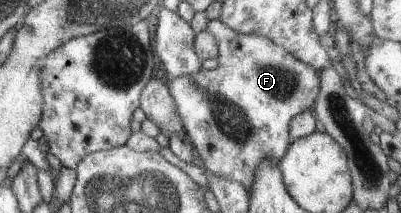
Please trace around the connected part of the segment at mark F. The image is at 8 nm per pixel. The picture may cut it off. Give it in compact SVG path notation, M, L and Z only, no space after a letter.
M220 19L209 20L207 24L207 30L211 32L218 41L219 55L216 59L216 67L214 69L200 69L198 72L189 75L180 75L178 77L171 78L167 87L171 92L172 98L174 98L179 117L182 119L185 131L187 132L187 138L189 142L197 149L201 160L204 162L208 171L224 176L228 180L238 181L246 187L249 194L251 184L253 183L254 169L257 169L258 165L261 165L262 161L272 161L273 163L280 162L281 158L286 154L289 147L289 124L292 118L302 111L313 110L313 104L320 92L320 74L319 70L316 70L313 66L310 66L302 61L299 61L294 55L291 55L285 48L277 45L274 41L268 37L263 37L258 34L242 34L234 29L231 29L228 25L225 25Z

